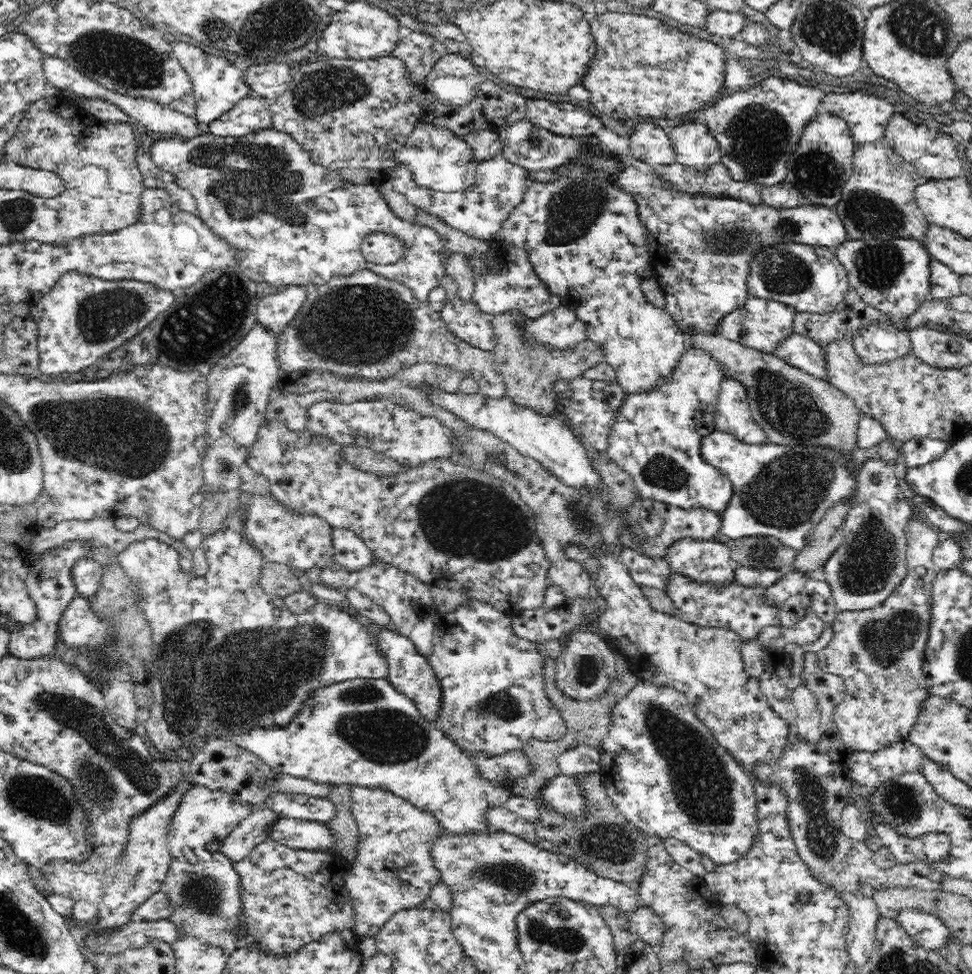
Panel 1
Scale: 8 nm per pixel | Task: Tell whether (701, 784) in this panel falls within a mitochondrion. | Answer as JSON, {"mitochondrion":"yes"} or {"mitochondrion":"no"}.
{"mitochondrion":"yes"}

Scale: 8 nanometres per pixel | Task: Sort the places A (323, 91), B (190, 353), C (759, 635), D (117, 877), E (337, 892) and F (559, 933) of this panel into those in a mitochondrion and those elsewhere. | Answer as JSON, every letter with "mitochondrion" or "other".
{"A":"mitochondrion","B":"other","C":"other","D":"other","E":"other","F":"mitochondrion"}

